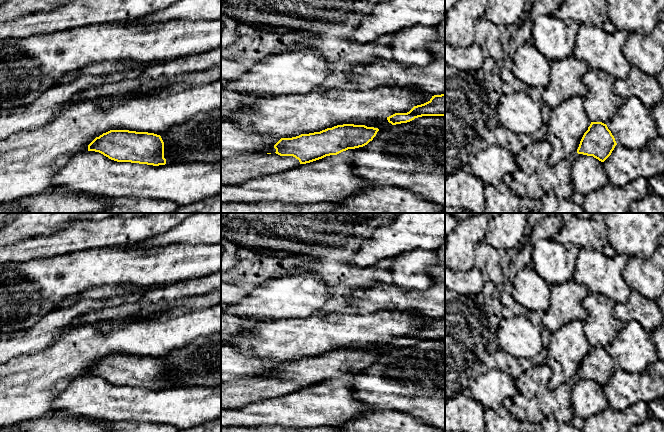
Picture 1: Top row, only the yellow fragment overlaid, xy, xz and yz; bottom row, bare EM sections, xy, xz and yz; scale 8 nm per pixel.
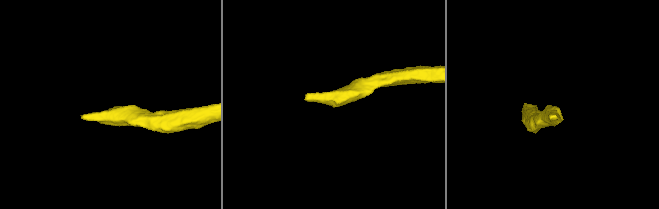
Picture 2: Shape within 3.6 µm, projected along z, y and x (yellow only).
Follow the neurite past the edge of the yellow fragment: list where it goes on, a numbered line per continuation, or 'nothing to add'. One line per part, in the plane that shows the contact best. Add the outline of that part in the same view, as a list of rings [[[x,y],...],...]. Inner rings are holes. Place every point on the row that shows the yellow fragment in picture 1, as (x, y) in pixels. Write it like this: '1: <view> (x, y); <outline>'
1: xz (236, 169); [[[254,154],[221,158],[221,185],[241,184],[257,177],[277,175],[300,165],[293,156]]]

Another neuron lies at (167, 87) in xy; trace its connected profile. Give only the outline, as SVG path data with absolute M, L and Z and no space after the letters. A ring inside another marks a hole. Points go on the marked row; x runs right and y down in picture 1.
M221 64L208 70L185 73L162 86L152 89L153 92L180 91L186 88L215 81L221 77Z

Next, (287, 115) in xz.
M378 87L369 90L346 89L312 91L308 94L281 94L262 97L250 107L221 114L222 119L234 122L242 131L292 138L301 134L320 132L337 125L354 124L378 128L392 126L387 118L395 113L407 113L414 106L424 104L434 95L411 88Z

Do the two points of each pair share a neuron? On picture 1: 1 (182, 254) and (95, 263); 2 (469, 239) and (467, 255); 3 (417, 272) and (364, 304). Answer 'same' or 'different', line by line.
1: same
2: same
3: different

